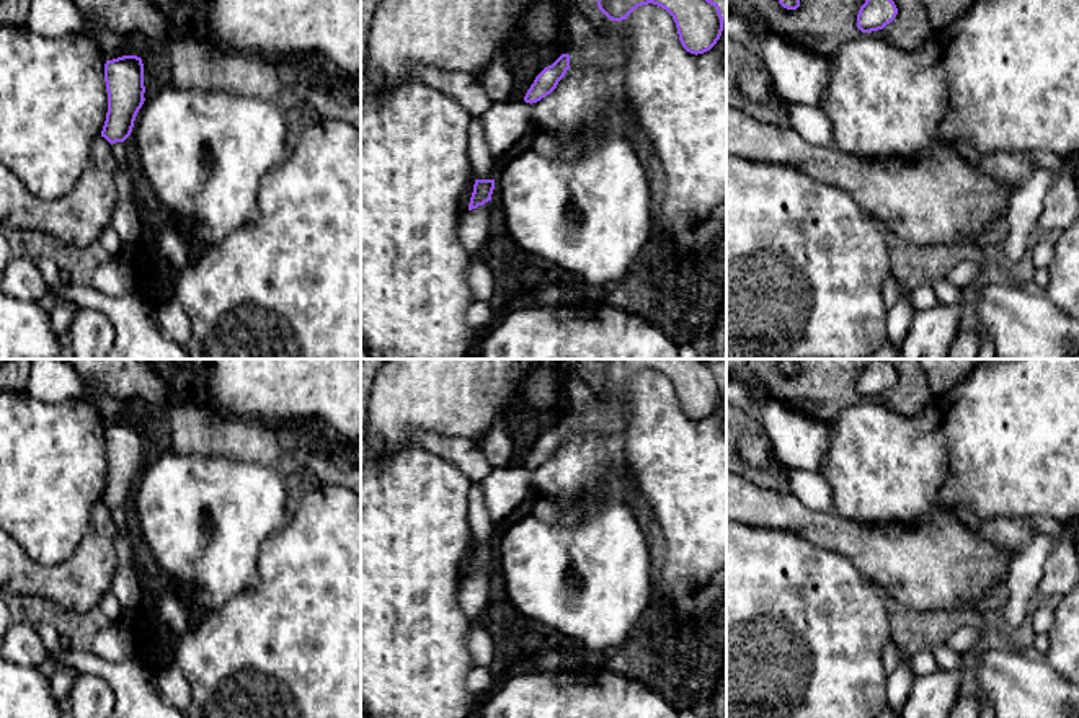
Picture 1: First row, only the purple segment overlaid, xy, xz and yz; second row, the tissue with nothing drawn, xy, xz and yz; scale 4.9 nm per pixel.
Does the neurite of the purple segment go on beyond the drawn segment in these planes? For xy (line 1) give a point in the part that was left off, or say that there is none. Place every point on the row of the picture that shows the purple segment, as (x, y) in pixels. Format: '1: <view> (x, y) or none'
1: none

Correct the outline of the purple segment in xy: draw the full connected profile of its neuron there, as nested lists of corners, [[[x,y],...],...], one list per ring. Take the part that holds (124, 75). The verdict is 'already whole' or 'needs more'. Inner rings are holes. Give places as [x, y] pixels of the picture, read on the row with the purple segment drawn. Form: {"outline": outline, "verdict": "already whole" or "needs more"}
{"outline": [[[122,55],[104,64],[108,113],[101,131],[111,145],[124,142],[134,127],[145,98],[144,64],[137,55]]], "verdict": "already whole"}

